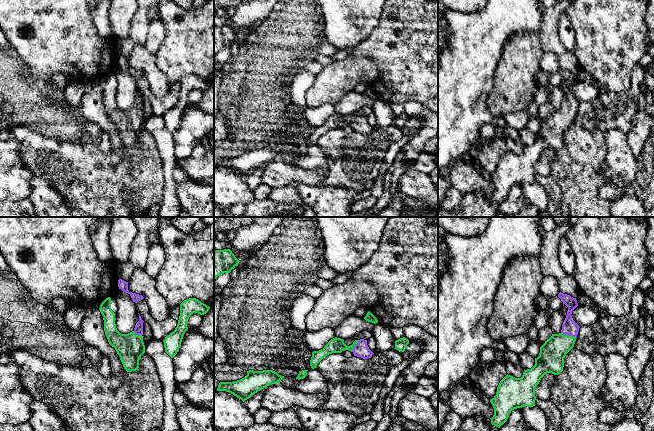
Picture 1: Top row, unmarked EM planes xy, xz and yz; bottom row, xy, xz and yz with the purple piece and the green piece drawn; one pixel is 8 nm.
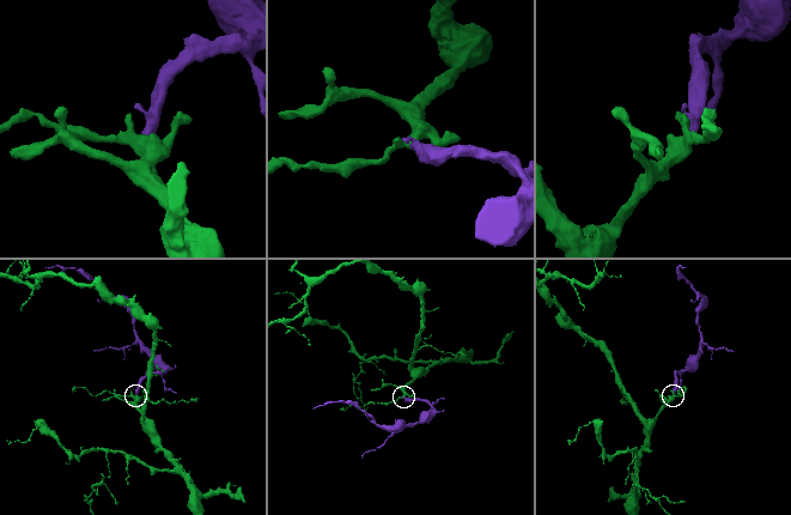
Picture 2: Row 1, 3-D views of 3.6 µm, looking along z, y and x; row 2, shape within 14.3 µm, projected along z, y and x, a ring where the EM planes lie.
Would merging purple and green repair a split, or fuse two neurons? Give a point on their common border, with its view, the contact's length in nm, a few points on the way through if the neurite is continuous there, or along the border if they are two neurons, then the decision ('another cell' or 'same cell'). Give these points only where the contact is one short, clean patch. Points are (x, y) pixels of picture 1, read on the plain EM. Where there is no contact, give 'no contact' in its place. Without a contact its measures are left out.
meets purple in yz at (569, 111); contact 130 nm long; runs through yz (570, 103), (569, 111), (552, 129); same cell

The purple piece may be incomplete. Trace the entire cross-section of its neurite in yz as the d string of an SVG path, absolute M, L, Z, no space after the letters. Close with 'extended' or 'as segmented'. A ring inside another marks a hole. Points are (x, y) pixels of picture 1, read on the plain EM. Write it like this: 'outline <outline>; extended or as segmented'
outline M559 69L558 73L563 80L568 83L566 94L562 101L562 106L559 110L552 110L552 112L545 117L540 123L540 129L535 134L535 141L531 145L524 146L521 154L515 154L511 151L506 151L497 163L496 171L490 175L494 184L494 191L491 195L491 200L500 204L508 195L512 186L522 183L535 182L535 164L539 160L541 154L547 150L552 149L558 151L563 147L564 134L566 130L574 123L580 102L573 96L572 87L578 82L576 74L570 71Z; extended

